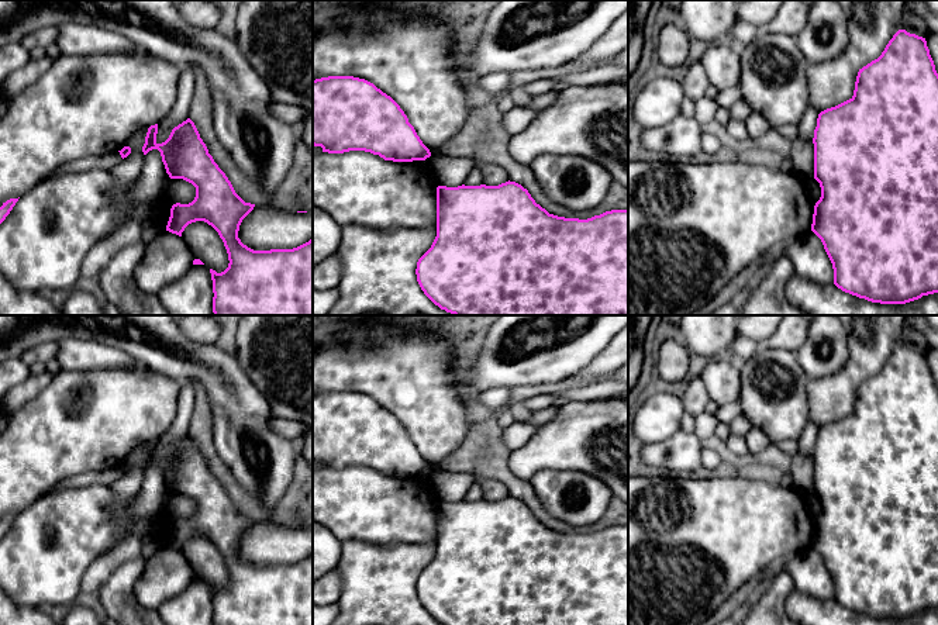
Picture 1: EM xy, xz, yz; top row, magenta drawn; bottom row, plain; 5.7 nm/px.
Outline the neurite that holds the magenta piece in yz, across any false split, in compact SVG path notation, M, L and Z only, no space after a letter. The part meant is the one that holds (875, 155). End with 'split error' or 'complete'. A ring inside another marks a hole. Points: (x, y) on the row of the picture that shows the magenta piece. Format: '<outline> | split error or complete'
M899 30L886 45L882 55L877 59L868 63L866 66L863 66L862 69L859 69L855 82L853 96L849 100L835 107L827 108L818 114L813 144L814 144L814 179L820 183L821 197L814 206L811 231L821 239L824 249L832 263L834 284L845 293L880 304L906 304L918 300L923 296L938 293L938 73L935 70L934 61L930 55L925 38L918 37L915 34L910 34L906 30Z | complete

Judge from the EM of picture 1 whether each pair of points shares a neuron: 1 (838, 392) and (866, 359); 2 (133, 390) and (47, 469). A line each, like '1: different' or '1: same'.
1: same
2: same

